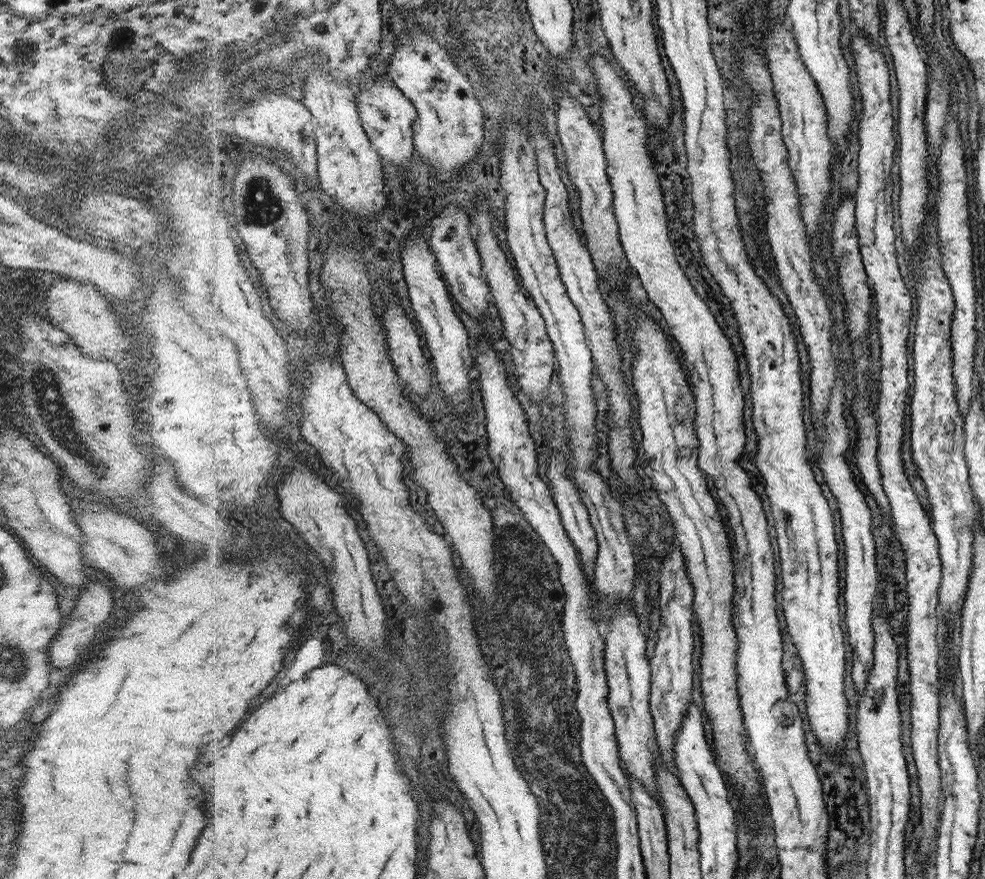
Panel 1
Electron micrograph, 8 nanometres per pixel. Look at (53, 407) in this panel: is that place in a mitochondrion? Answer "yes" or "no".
yes

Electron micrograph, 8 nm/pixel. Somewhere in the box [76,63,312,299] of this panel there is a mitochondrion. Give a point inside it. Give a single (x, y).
(263, 207)

